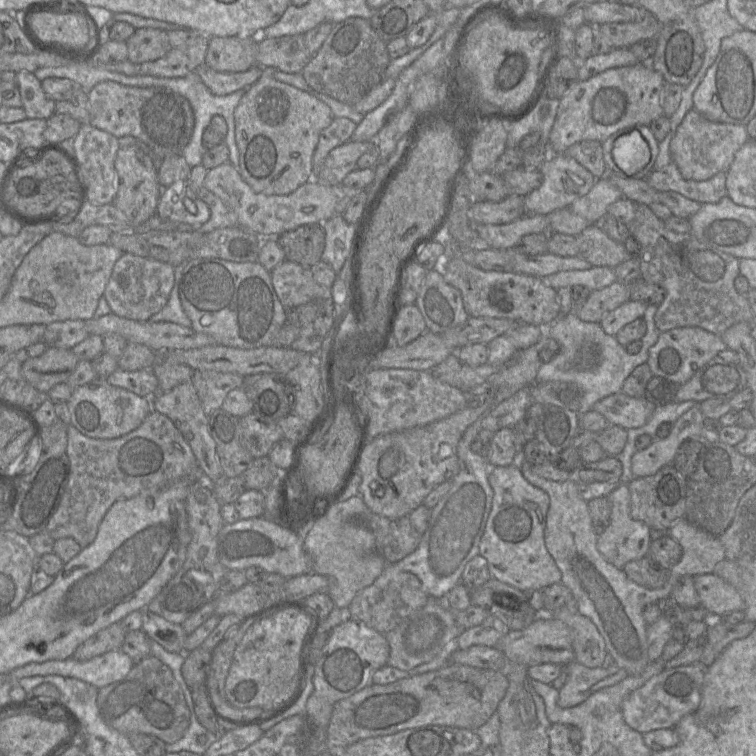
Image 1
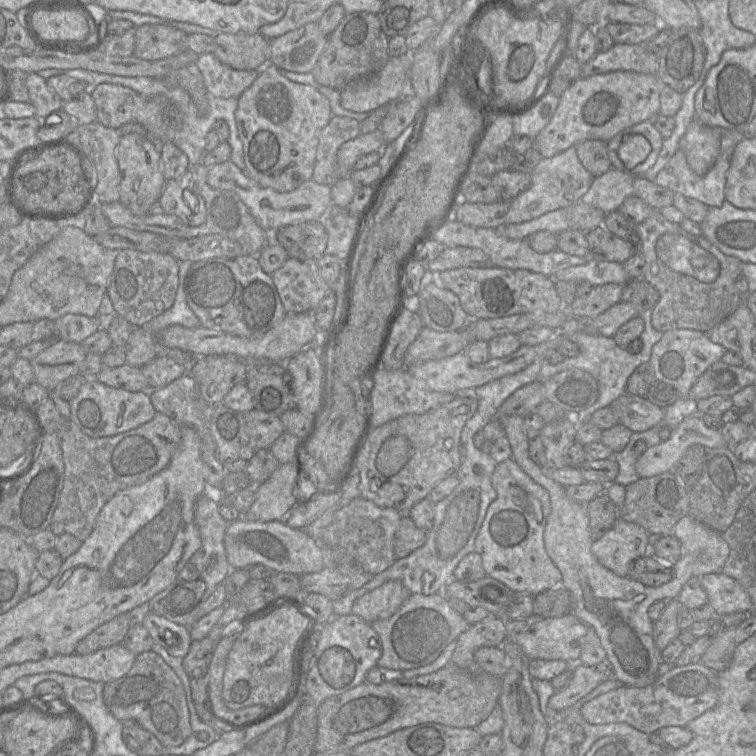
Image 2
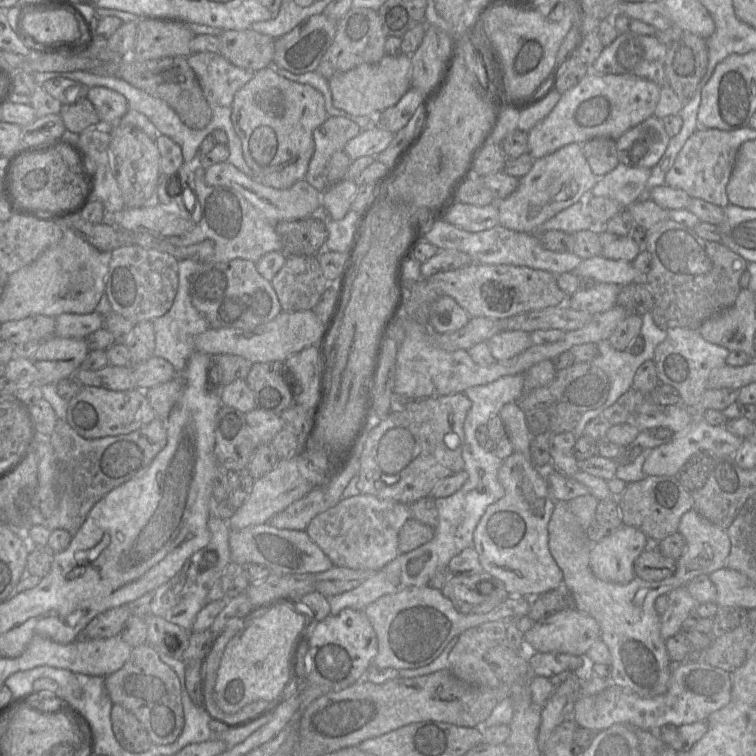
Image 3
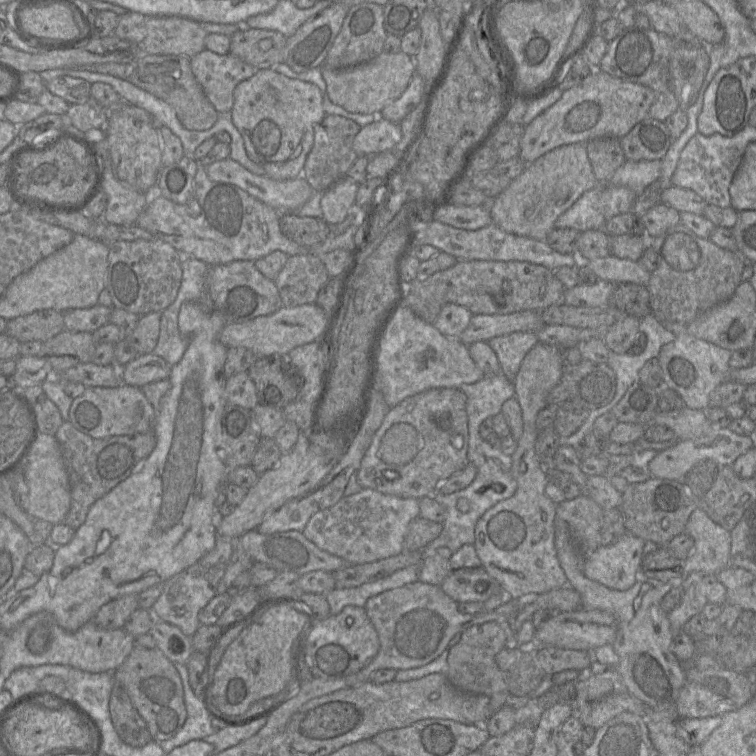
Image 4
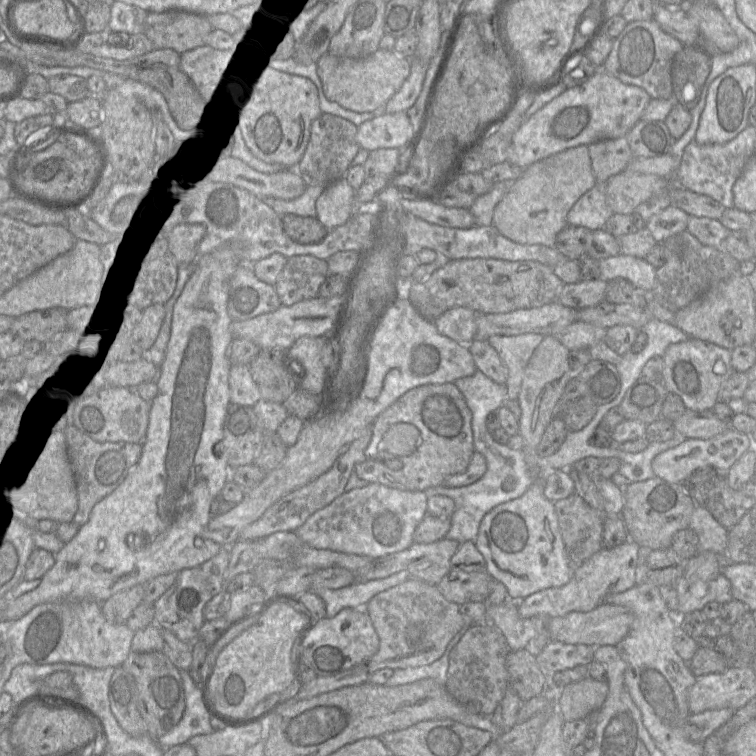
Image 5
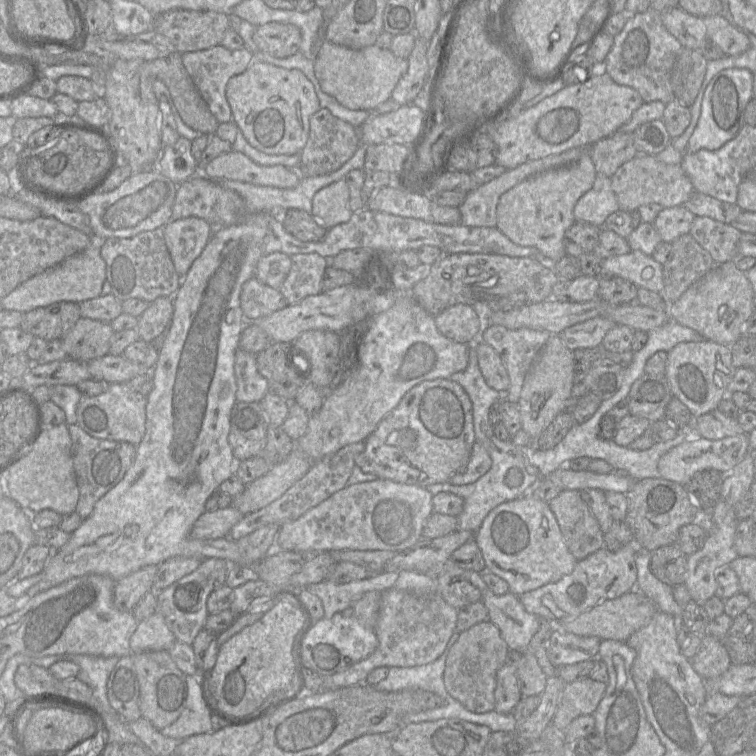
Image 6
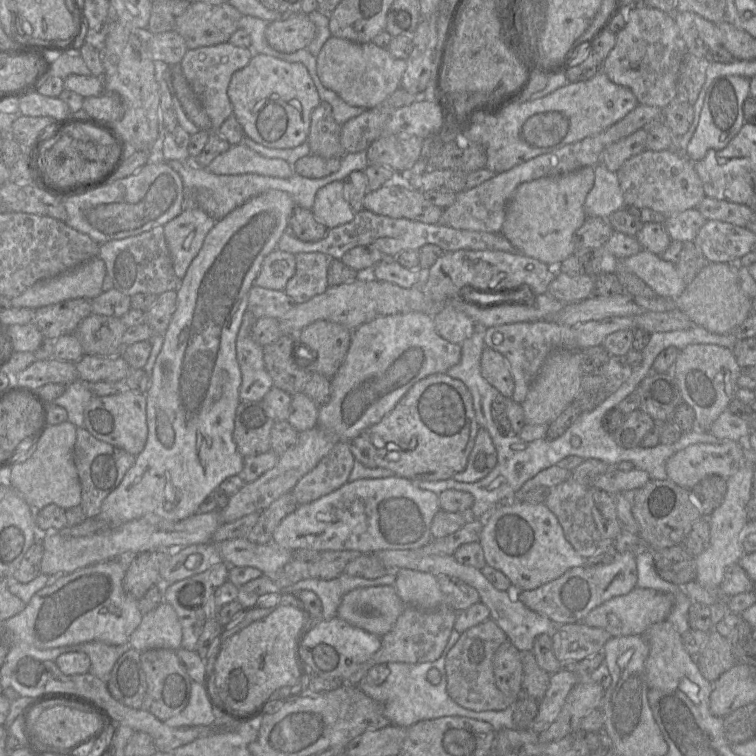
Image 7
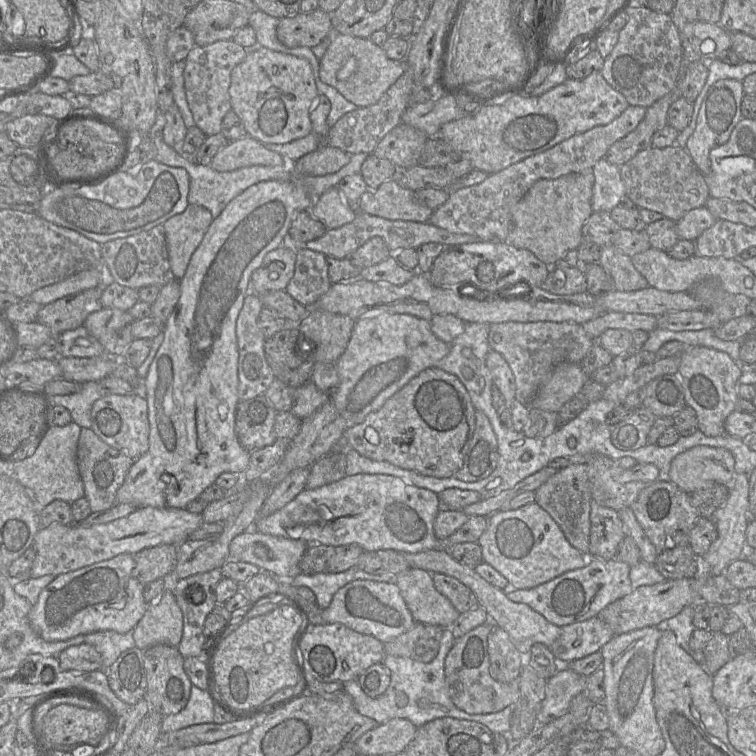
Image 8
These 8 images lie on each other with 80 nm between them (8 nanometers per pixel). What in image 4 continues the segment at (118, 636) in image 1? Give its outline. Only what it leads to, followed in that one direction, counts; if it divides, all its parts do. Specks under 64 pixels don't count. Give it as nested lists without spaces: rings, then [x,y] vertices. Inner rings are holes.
[[[124,595],[104,604],[94,616],[94,623],[107,630],[123,628],[127,618],[138,608],[138,595]]]

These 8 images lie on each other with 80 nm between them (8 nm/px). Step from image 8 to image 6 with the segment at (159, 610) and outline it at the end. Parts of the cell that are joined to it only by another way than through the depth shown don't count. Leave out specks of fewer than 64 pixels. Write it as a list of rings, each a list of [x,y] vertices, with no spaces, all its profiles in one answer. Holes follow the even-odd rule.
[[[156,611],[147,619],[139,622],[136,631],[130,638],[131,653],[168,651],[176,641],[176,637],[168,628],[164,616]]]

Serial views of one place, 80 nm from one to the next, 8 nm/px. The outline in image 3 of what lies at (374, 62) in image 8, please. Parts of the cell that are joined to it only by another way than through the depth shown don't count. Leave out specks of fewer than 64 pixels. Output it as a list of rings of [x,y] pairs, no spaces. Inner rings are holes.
[[[384,55],[376,63],[366,63],[328,79],[332,104],[354,116],[375,116],[395,105],[410,86],[411,55]]]

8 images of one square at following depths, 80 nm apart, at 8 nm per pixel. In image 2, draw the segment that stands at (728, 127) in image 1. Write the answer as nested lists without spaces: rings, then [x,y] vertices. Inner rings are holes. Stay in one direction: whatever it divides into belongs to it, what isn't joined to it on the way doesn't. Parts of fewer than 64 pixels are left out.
[[[696,118],[688,125],[686,132],[679,142],[679,148],[686,156],[689,167],[698,175],[704,175],[715,164],[720,152],[720,141],[722,130],[726,128],[718,128],[707,126]]]

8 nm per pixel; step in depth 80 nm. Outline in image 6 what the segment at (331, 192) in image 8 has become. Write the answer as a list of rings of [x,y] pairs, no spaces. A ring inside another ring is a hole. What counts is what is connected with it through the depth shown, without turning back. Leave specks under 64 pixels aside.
[[[344,178],[316,192],[311,213],[327,229],[351,218],[350,191]]]

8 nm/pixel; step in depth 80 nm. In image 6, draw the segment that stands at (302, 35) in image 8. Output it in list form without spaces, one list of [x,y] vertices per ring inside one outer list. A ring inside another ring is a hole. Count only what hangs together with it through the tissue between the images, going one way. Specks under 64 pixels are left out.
[[[268,22],[256,27],[253,35],[257,48],[275,58],[286,58],[300,51],[300,29],[288,23]]]

